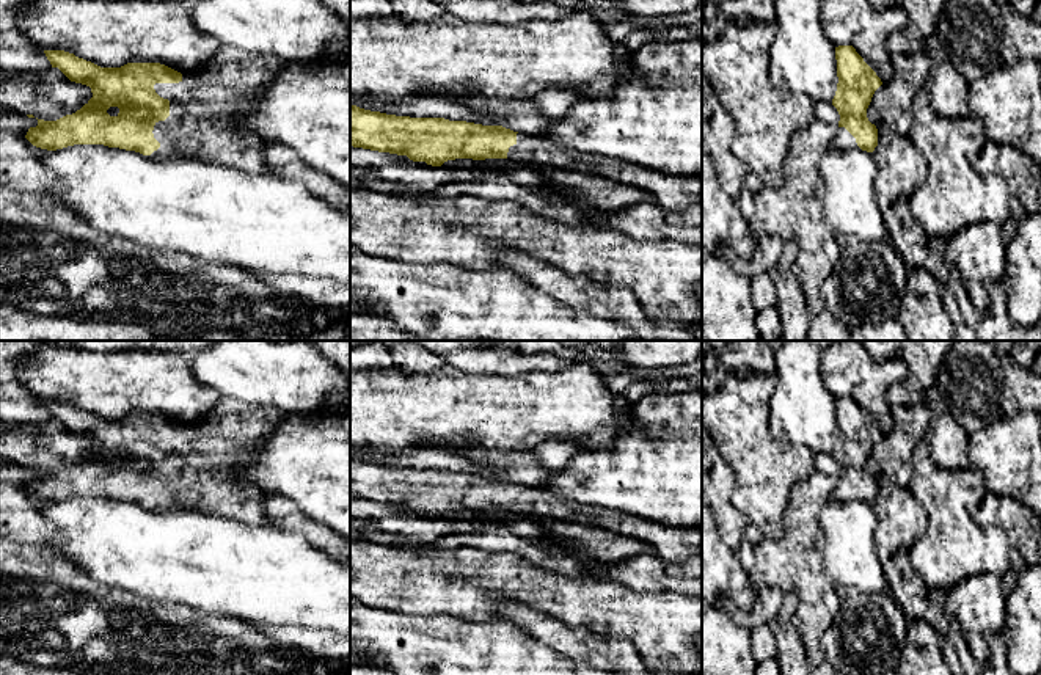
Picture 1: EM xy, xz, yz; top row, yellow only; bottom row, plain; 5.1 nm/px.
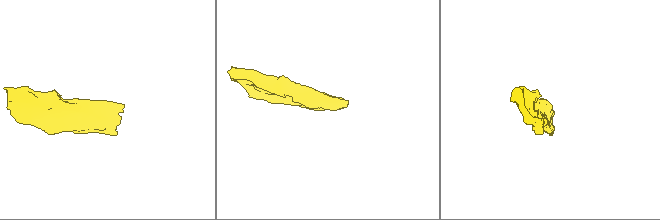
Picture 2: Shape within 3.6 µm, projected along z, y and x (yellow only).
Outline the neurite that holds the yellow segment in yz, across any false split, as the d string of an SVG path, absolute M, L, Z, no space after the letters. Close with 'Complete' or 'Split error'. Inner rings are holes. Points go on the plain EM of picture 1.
M853 397L835 399L835 411L838 435L832 457L840 472L831 499L873 504L878 498L878 480L868 472L867 460L882 433Z. Split error

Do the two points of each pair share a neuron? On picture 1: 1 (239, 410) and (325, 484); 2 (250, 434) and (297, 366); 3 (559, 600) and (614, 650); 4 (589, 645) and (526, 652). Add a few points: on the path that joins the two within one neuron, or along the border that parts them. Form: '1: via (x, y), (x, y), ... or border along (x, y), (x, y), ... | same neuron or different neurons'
1: border along (286, 415), (270, 426), (270, 430), (245, 462) | different neurons
2: border along (233, 397), (242, 402), (272, 405), (284, 415) | different neurons
3: border along (561, 620), (631, 642) | different neurons
4: border along (522, 628), (572, 658) | different neurons

